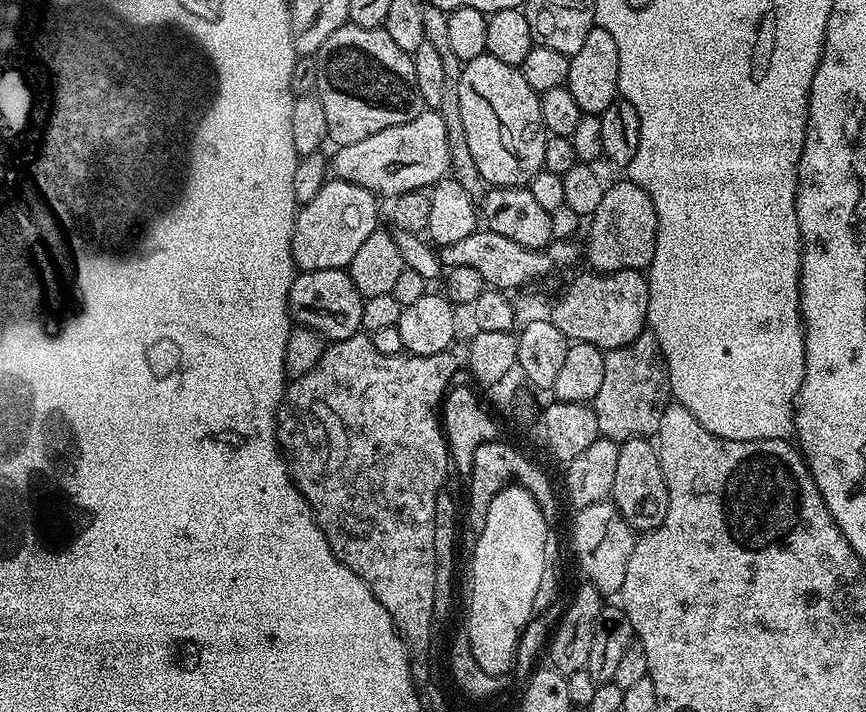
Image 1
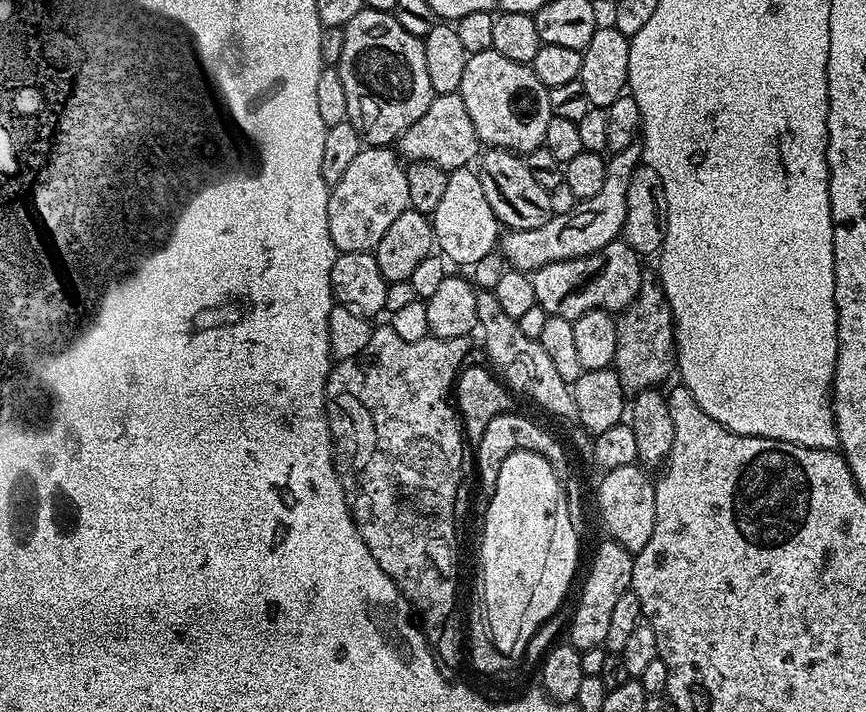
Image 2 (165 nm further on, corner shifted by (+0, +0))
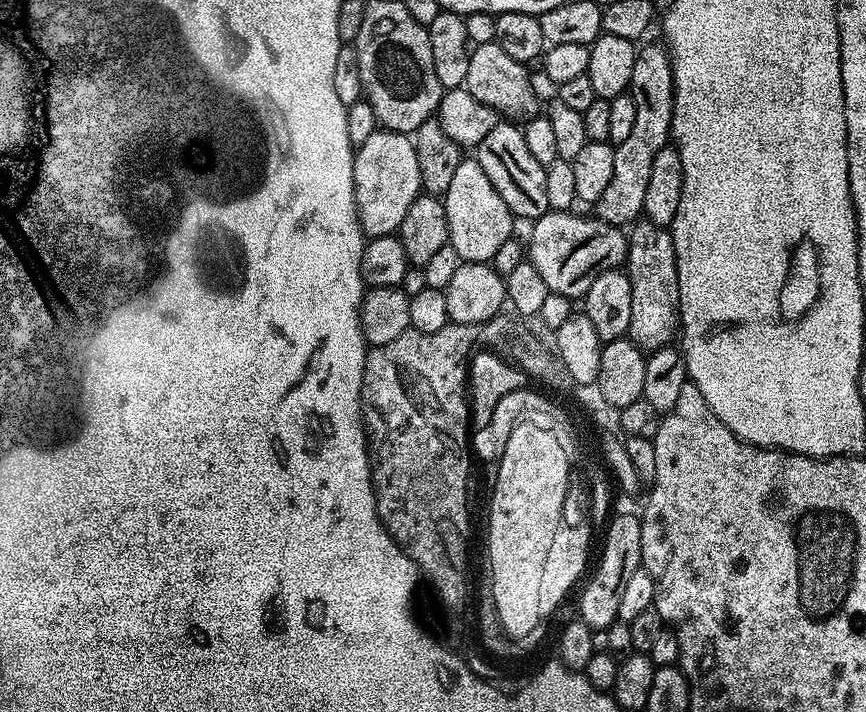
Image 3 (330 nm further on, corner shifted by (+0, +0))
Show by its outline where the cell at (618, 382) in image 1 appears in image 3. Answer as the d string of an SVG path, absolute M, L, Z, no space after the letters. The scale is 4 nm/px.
M640 218L631 225L632 232L627 233L628 237L628 255L626 257L626 271L628 277L630 278L630 326L626 333L627 339L632 340L635 344L638 345L641 352L645 354L651 354L658 351L660 348L667 347L673 340L671 340L672 335L677 335L678 325L680 322L680 287L678 286L678 266L676 265L676 255L674 254L674 242L672 241L671 231L667 227L652 224L647 220L647 218Z

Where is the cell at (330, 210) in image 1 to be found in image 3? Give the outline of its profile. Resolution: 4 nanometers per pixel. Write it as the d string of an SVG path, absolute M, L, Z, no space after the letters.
M378 130L366 138L354 152L354 198L360 228L365 237L390 236L399 233L406 210L421 195L418 154L411 135Z

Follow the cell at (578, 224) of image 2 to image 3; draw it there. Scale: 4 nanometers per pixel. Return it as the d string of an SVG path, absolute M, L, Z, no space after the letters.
M645 43L634 58L634 74L630 94L634 98L634 126L630 135L614 147L614 178L610 178L602 198L594 205L595 215L608 224L624 226L633 223L642 213L646 188L653 173L654 158L670 144L674 114L674 74L672 57L665 45Z

